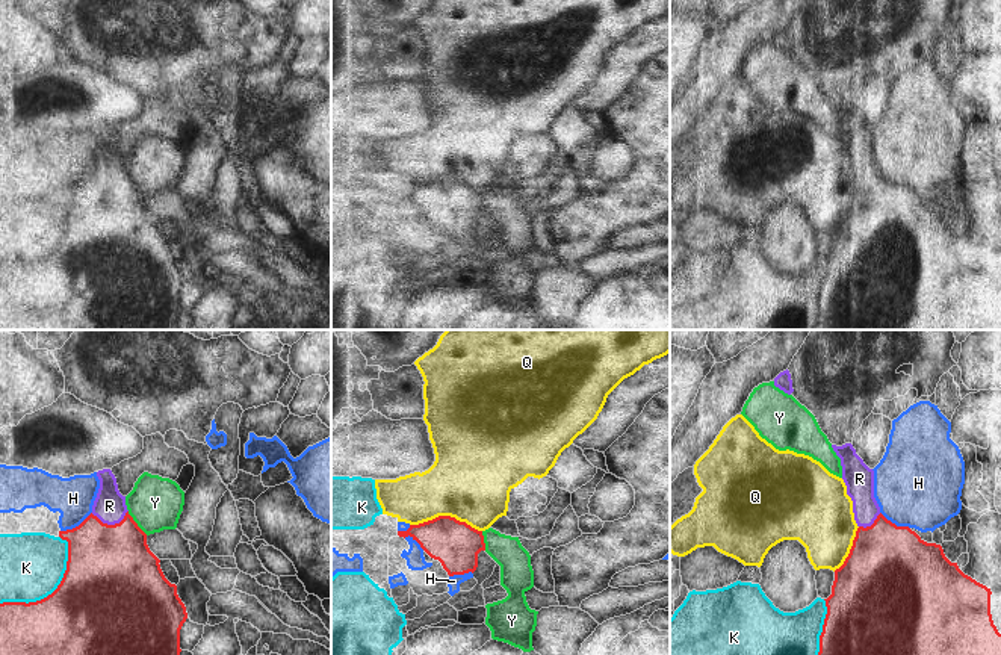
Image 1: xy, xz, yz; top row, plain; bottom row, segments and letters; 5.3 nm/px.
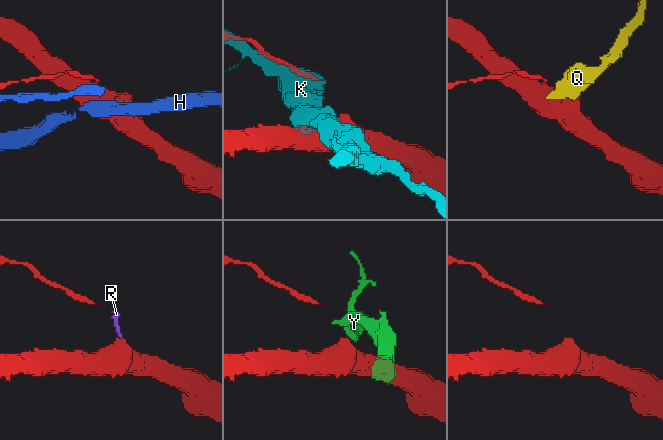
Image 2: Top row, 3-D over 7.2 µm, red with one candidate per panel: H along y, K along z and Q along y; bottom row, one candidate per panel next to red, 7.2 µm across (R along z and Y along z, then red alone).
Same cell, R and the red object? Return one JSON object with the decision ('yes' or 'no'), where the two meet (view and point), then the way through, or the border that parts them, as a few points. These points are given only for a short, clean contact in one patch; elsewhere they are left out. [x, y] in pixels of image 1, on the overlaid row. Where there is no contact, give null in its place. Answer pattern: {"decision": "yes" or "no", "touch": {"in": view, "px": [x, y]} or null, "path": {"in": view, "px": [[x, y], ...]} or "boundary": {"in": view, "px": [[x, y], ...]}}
{"decision": "yes", "touch": {"in": "xy", "px": [111, 525]}, "path": {"in": "xy", "px": [[111, 572], [111, 525], [109, 505]]}}

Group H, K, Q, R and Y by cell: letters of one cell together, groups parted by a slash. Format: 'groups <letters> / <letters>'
groups H / K / Q / R / Y

